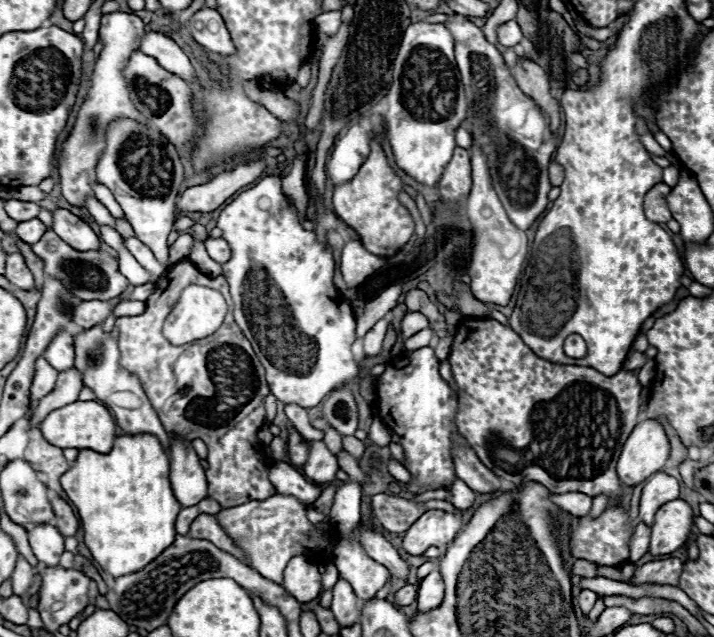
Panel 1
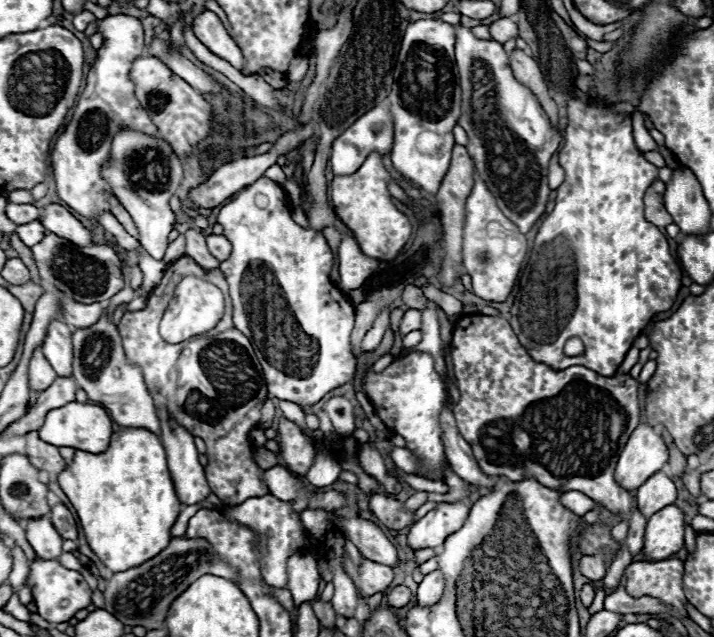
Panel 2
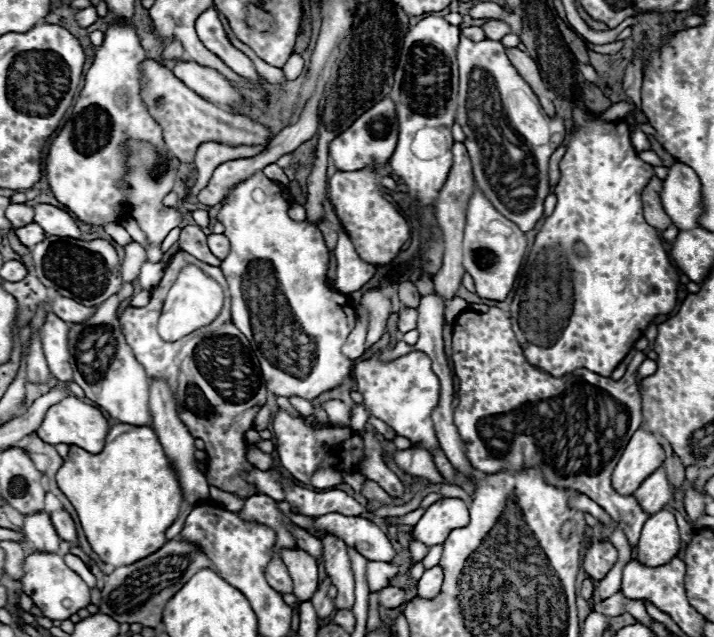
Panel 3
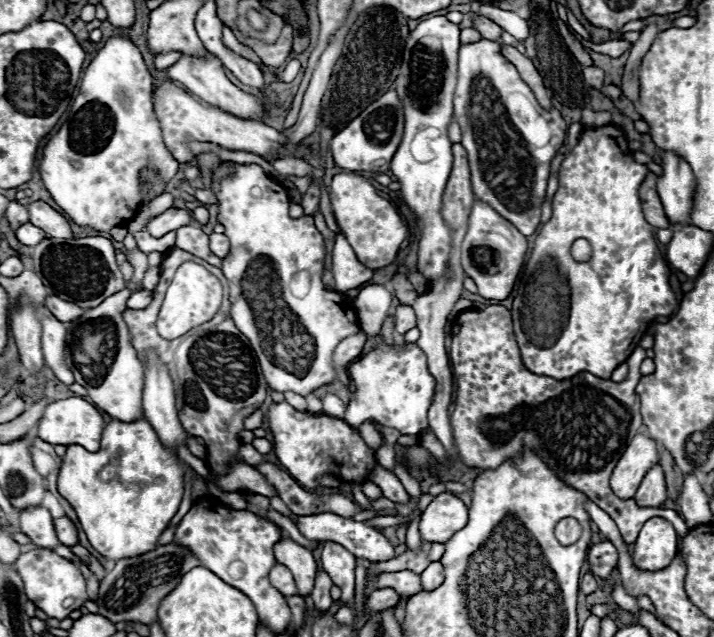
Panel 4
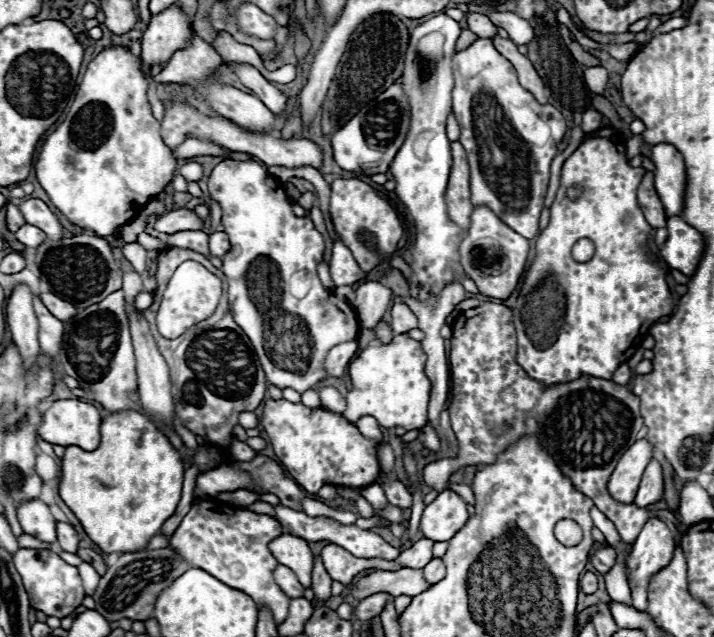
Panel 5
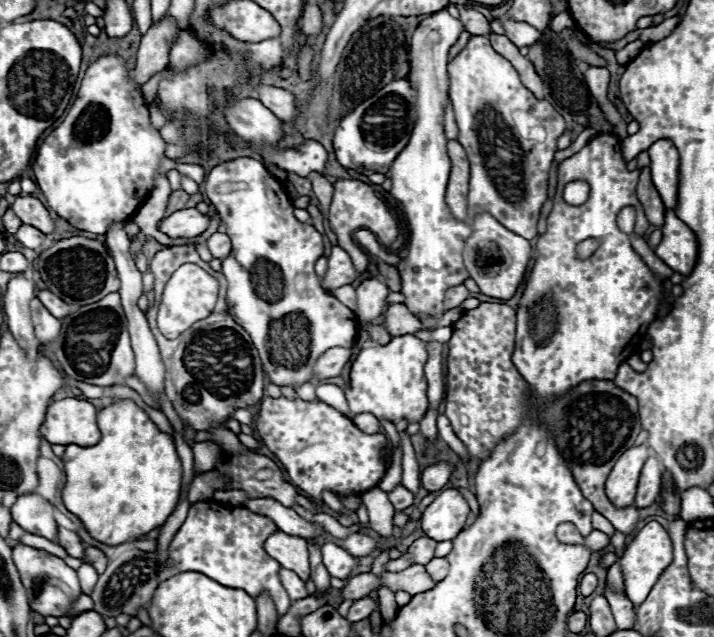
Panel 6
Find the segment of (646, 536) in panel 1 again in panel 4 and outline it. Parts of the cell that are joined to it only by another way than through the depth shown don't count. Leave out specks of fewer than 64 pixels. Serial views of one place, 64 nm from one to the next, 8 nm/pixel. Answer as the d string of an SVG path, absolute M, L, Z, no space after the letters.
M486 306L484 310L466 310L460 312L452 326L452 346L450 346L450 360L452 360L452 372L458 382L456 392L456 408L452 412L450 424L456 438L456 448L460 454L460 462L470 468L480 470L494 470L506 460L522 456L526 450L532 450L536 456L540 456L554 474L566 482L568 486L584 492L592 502L596 502L604 512L610 514L610 518L618 524L620 534L626 544L634 544L640 528L646 520L652 516L660 516L672 522L679 537L684 538L688 534L689 527L681 516L673 509L642 508L630 500L618 498L610 490L610 474L620 460L624 448L632 440L632 436L638 434L642 426L640 416L640 398L634 392L638 380L640 380L640 364L646 358L644 348L634 348L628 360L628 376L622 382L612 382L598 378L590 372L578 372L576 376L568 380L554 380L548 376L538 376L530 372L522 358L520 350L514 338L512 330L512 318L510 310L504 306Z

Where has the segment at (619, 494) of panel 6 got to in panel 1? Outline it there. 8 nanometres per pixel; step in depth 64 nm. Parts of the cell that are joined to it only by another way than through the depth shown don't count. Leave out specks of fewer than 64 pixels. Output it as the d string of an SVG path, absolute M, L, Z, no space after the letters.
M658 420L638 422L628 436L618 458L618 478L628 486L636 486L658 472L670 454L668 436Z

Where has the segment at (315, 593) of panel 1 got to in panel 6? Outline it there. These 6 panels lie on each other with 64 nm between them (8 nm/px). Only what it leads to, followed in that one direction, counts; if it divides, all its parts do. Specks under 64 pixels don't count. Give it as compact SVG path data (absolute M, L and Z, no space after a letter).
M284 532L272 534L264 542L264 550L280 562L282 568L294 570L304 582L310 578L310 562L308 562L308 542L300 536L288 536Z

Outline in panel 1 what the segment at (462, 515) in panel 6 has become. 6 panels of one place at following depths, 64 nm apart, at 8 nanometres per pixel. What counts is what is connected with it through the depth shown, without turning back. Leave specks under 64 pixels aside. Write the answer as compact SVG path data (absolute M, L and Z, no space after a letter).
M442 510L424 512L406 532L404 532L404 550L412 556L422 556L430 546L444 548L450 544L462 526L462 518Z

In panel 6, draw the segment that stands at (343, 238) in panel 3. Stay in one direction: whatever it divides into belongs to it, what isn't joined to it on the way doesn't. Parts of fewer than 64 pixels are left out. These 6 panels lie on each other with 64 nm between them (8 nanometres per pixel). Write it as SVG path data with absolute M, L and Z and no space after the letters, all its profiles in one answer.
M334 246L332 254L328 258L328 270L322 280L322 288L328 292L334 292L336 288L340 288L344 284L352 284L356 280L356 276L358 276L358 272L356 272L348 252L340 246Z

